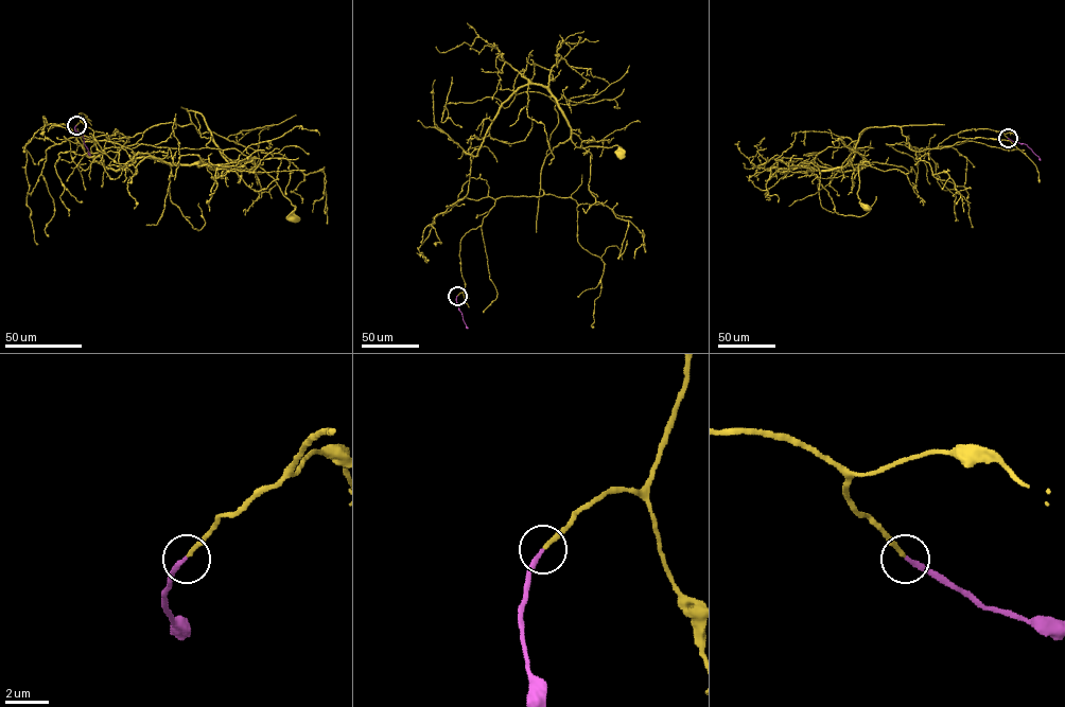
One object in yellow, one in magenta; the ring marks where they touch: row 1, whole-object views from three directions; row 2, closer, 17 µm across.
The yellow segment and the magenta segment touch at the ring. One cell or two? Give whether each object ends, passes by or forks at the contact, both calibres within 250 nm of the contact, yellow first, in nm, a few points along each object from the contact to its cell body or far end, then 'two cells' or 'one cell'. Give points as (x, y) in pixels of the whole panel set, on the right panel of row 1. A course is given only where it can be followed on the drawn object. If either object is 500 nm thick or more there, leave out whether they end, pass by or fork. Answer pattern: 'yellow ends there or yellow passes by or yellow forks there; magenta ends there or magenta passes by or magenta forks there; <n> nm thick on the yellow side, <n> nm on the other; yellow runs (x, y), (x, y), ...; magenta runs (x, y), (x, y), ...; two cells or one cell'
yellow ends there; magenta ends there; 200 nm thick on the yellow side, 220 nm on the other; yellow runs (1008, 138), (965, 129), (923, 156), (898, 126), (866, 128), (851, 164), (859, 164), (857, 195), (867, 208); magenta runs (1008, 138), (1026, 144), (1041, 160); one cell

